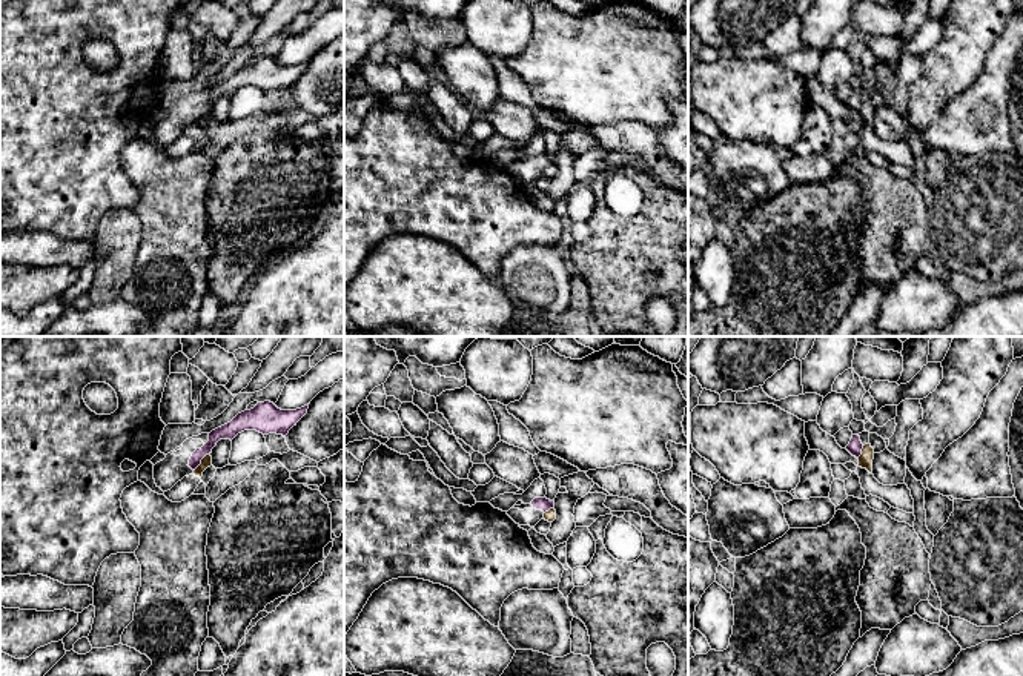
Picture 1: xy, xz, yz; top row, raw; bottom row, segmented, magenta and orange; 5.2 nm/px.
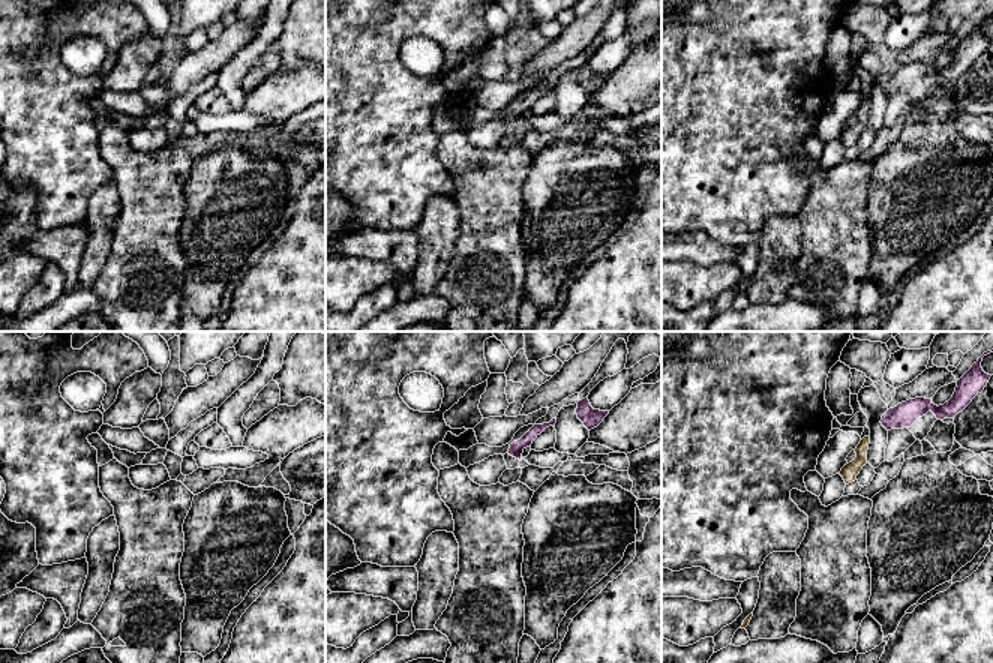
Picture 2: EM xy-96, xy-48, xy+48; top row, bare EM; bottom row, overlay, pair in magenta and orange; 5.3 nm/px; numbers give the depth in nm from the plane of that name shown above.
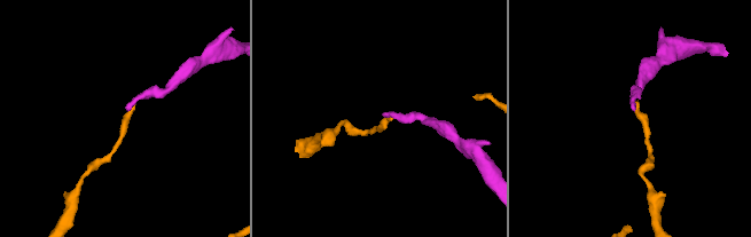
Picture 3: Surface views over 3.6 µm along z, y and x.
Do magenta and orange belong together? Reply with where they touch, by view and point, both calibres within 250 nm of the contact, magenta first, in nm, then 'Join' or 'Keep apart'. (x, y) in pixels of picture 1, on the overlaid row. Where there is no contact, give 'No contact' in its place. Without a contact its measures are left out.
Touches magenta at xy (200, 461). Thickness 90 nm (magenta) against 60 nm. Join

